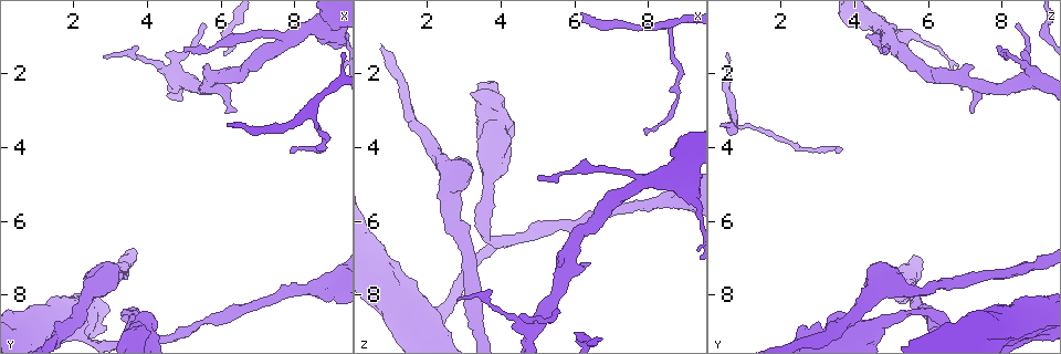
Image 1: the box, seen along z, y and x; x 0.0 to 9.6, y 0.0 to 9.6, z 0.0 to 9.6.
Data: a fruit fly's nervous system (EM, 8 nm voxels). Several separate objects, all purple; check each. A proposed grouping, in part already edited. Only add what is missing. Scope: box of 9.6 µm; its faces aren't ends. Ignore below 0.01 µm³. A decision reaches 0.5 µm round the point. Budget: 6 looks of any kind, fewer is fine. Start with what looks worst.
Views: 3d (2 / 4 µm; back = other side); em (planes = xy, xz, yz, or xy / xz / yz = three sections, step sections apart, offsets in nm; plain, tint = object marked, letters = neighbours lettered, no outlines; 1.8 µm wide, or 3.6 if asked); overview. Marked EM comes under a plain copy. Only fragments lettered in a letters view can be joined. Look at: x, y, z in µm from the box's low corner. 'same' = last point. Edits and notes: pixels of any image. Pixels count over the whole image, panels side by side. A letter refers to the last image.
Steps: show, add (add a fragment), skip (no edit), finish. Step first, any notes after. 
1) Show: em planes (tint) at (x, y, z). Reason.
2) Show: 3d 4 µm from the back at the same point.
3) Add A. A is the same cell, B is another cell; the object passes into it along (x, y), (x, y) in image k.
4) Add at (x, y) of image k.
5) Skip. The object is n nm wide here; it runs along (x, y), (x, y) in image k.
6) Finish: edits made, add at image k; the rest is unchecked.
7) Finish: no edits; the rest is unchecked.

Show: 3d 4 µm at (8.80, 7.80, 5.50). Calibre changes.

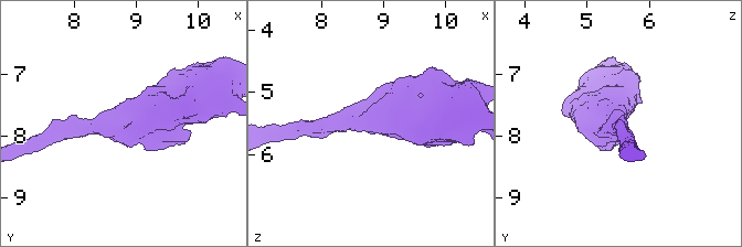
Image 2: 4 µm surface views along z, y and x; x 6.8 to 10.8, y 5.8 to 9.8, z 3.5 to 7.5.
Show: em 3.6 µm xy step 4 (tint) at (8.75, 7.75, 5.45). 3 arms meet here; the arms are 280, 440, 550 nm wide.

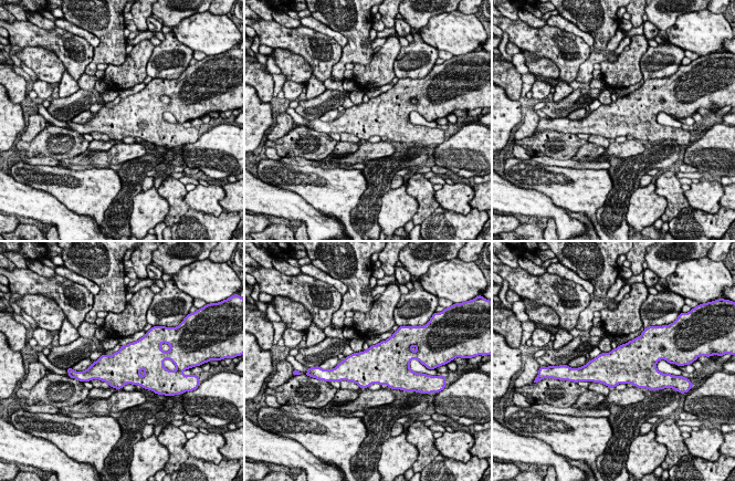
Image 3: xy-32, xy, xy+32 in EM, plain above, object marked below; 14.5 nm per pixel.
Show: em 3.6 µm planes (letters) at the same point. Cut it another way.

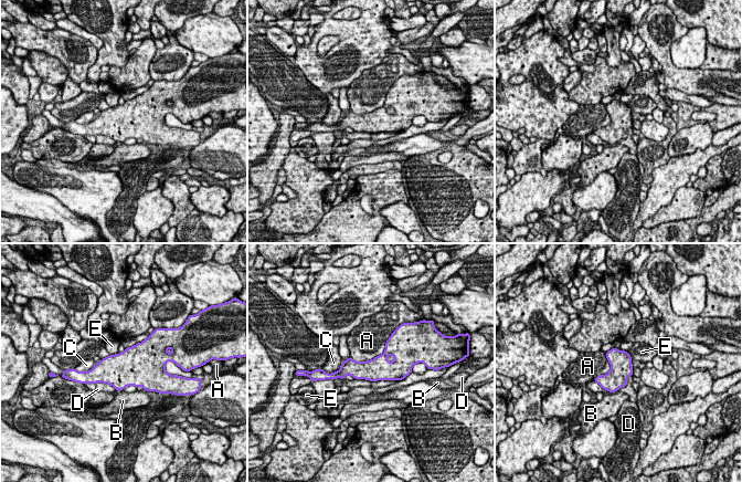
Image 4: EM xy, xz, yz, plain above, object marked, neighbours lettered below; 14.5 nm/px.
Skip. The object is 320 nm wide here; A, B, C, D and E are other cells; a border runs along (391, 334), (381, 354), (350, 357) in image 4; none of them fits.

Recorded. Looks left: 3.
Show: em planes (tint) at (3.20, 7.35, 4.60). An open end.

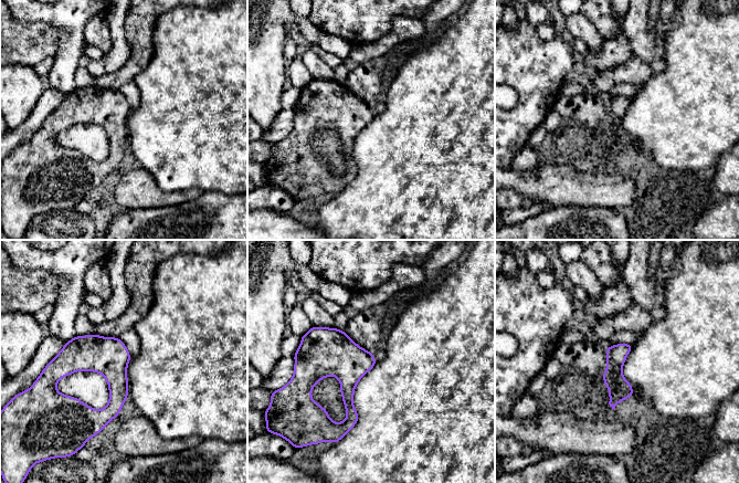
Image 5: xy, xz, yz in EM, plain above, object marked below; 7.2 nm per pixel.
Show: em planes (letters) at the same point.

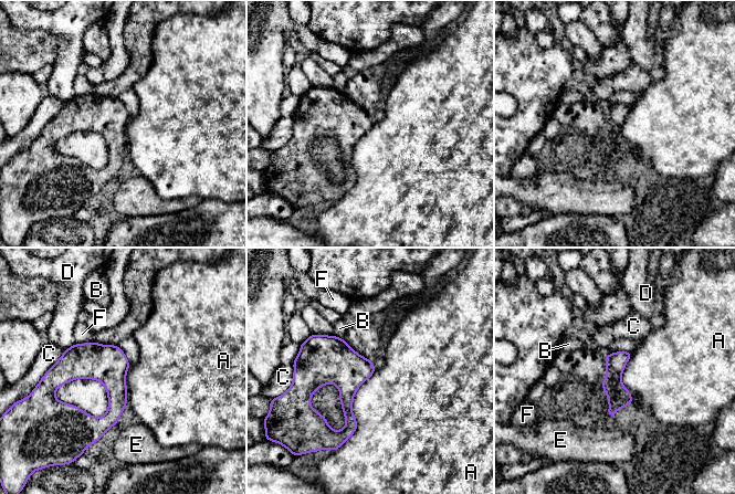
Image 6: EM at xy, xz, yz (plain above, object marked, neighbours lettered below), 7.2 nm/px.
Skip. The object is 150 nm wide here; A, B, C, D, E and F are other cells; a border runs along (376, 369), (343, 443) in image 6; none of them fits.

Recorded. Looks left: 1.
Show: em planes (letters) at (2.80, 1.60, 8.10).

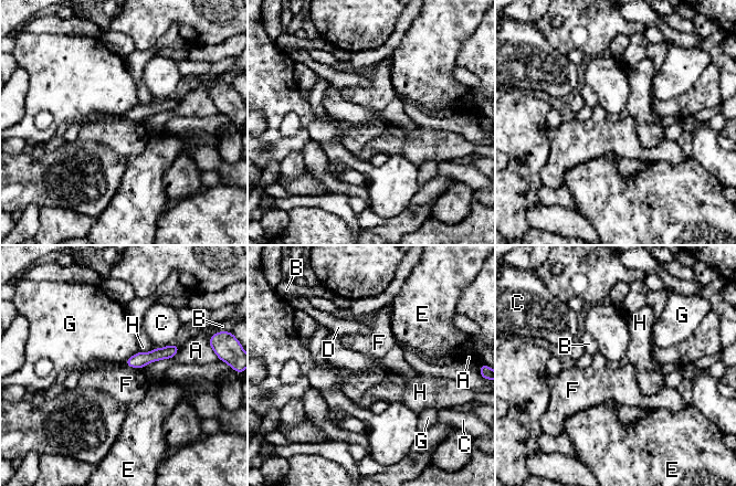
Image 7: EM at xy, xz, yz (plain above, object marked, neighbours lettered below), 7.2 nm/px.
Skip. The object is 110 nm wide here; A, B, C, D, E, F, G and H are other cells; it runs along (176, 348), (128, 363) in image 7; none of them fits.

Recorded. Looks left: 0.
Finish: no edits; the rest is unchecked.

